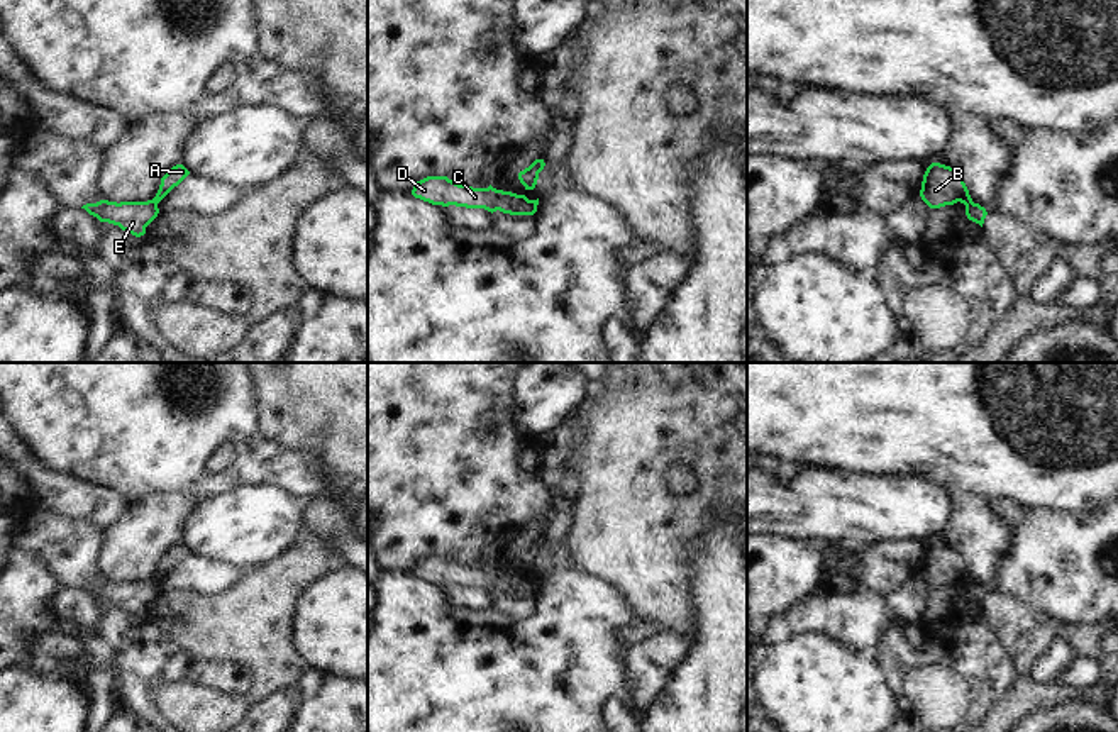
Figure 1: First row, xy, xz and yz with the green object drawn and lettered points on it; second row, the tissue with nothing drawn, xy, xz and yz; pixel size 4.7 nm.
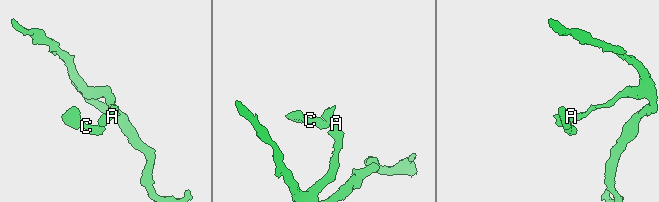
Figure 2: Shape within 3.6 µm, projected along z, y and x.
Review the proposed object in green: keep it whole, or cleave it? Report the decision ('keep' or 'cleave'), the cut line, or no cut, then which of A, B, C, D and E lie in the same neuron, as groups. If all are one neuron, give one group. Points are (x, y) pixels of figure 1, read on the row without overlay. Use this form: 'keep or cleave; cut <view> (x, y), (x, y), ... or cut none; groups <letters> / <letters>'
cleave; cut xy (149, 580), (156, 585); groups A B / C D E

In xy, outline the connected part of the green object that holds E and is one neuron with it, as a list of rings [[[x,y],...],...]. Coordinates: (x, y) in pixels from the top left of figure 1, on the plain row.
[[[100,580],[97,583],[86,583],[85,588],[90,595],[100,602],[119,605],[122,610],[141,617],[146,613],[146,607],[158,596],[159,588],[151,580],[147,581],[108,581]]]

